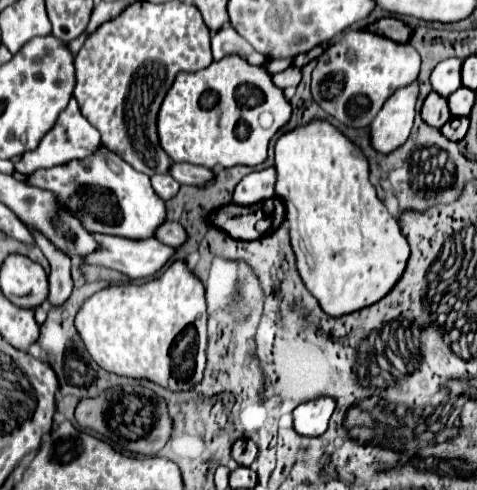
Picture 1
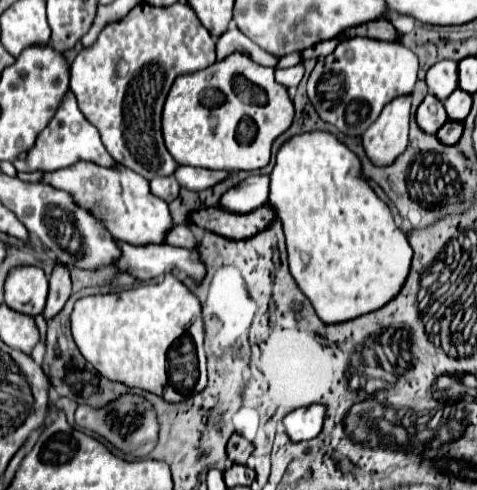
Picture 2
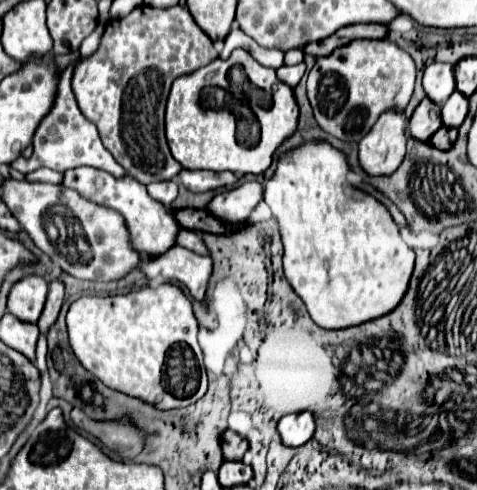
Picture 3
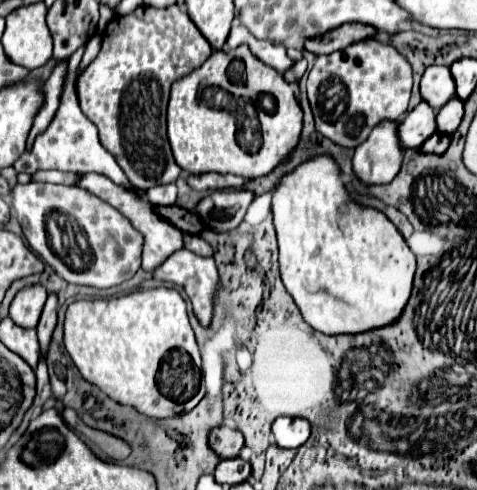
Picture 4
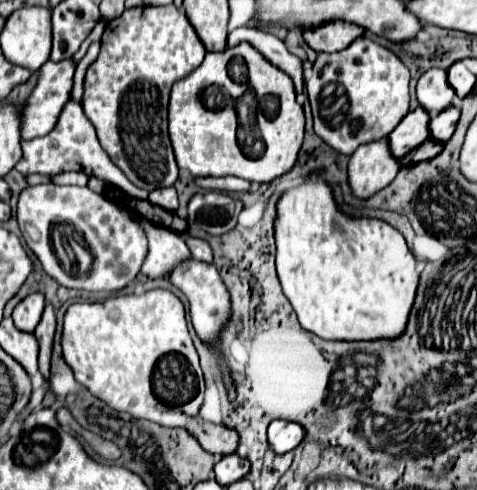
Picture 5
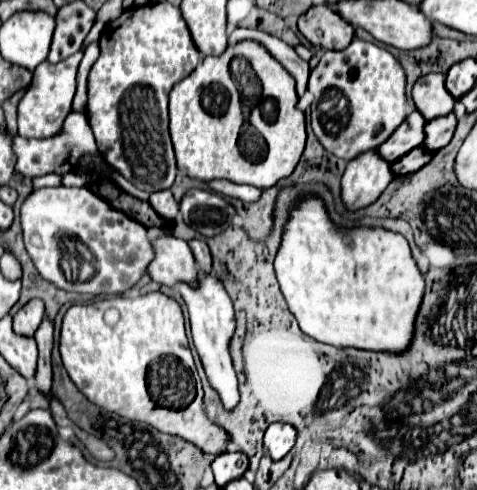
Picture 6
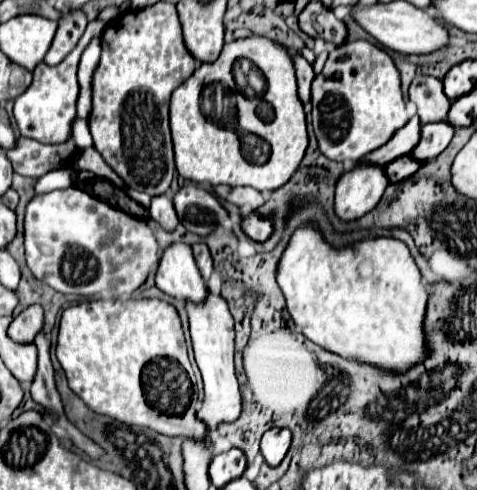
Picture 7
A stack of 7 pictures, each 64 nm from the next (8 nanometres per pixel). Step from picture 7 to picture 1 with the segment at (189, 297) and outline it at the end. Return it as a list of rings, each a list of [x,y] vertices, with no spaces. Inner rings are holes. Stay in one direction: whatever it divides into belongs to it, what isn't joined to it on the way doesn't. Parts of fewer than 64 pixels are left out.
[[[100,148],[96,154],[84,160],[72,160],[56,168],[34,172],[28,184],[58,194],[60,202],[72,214],[82,218],[84,226],[94,234],[144,240],[154,238],[156,228],[160,228],[160,224],[166,220],[164,200],[160,200],[152,190],[150,178],[136,172],[130,164],[106,148]]]

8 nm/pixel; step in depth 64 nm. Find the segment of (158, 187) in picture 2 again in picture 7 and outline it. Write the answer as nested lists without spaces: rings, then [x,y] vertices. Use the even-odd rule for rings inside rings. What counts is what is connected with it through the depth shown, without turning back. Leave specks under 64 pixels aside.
[[[166,194],[152,198],[150,216],[152,216],[152,220],[156,220],[166,232],[172,232],[172,230],[178,226],[178,216],[176,216],[176,212],[174,212],[172,200],[170,200]]]

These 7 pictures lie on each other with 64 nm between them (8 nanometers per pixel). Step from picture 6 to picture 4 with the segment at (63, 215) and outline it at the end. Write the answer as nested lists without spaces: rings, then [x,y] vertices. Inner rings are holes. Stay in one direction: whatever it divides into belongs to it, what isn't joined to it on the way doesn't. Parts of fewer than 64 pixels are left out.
[[[30,182],[30,184],[18,184],[12,190],[12,208],[16,212],[16,218],[22,226],[22,232],[30,244],[30,248],[48,264],[60,278],[64,278],[68,284],[78,286],[92,286],[92,288],[112,288],[126,280],[130,280],[138,268],[140,268],[140,254],[142,254],[142,236],[140,232],[130,224],[130,220],[120,214],[114,206],[100,200],[98,196],[86,192],[78,186],[56,186],[46,182]],[[52,212],[72,216],[80,228],[86,232],[90,250],[92,250],[92,264],[82,270],[74,272],[70,270],[50,248],[46,222]]]

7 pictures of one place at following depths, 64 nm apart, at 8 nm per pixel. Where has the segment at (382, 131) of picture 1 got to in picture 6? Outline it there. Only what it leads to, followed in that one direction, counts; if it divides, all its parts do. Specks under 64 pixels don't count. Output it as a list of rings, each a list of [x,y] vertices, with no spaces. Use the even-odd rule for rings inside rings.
[[[376,150],[356,156],[352,162],[348,162],[340,182],[342,204],[350,212],[374,204],[384,192],[384,188],[392,182],[392,178],[394,174],[390,170],[390,164],[382,160]]]

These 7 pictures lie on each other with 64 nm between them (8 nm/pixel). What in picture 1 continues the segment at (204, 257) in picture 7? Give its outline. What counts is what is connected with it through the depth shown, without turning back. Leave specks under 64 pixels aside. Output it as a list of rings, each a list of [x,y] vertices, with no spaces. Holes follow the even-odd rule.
[[[164,222],[158,232],[156,232],[156,238],[168,246],[182,246],[186,240],[188,240],[188,234],[184,232],[184,228],[178,224],[178,222]]]

